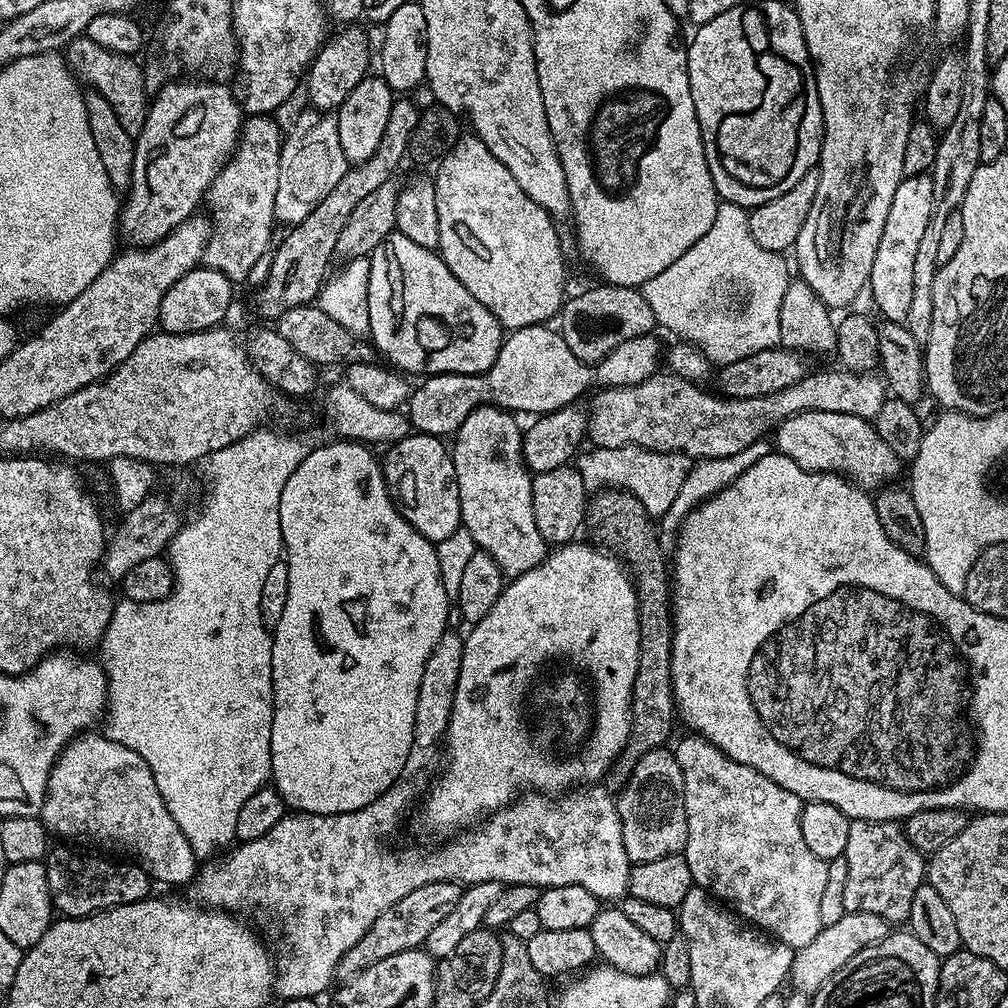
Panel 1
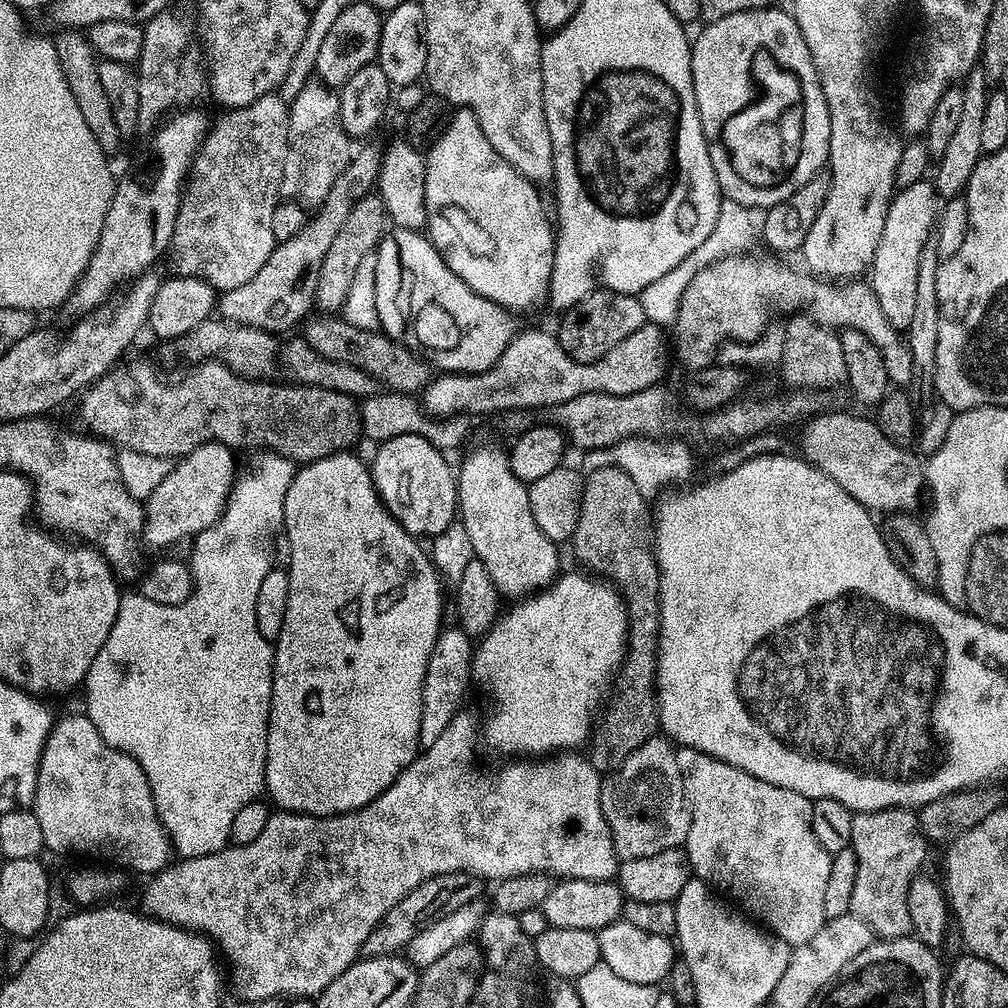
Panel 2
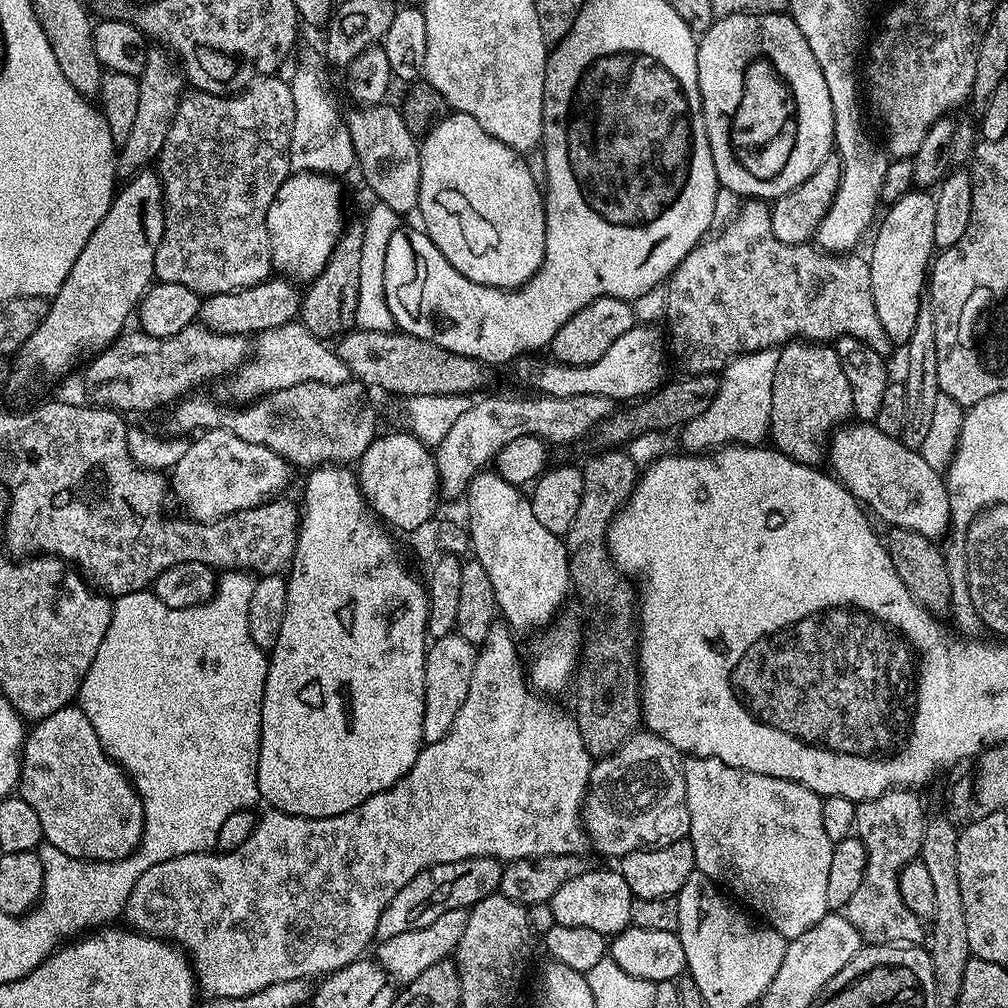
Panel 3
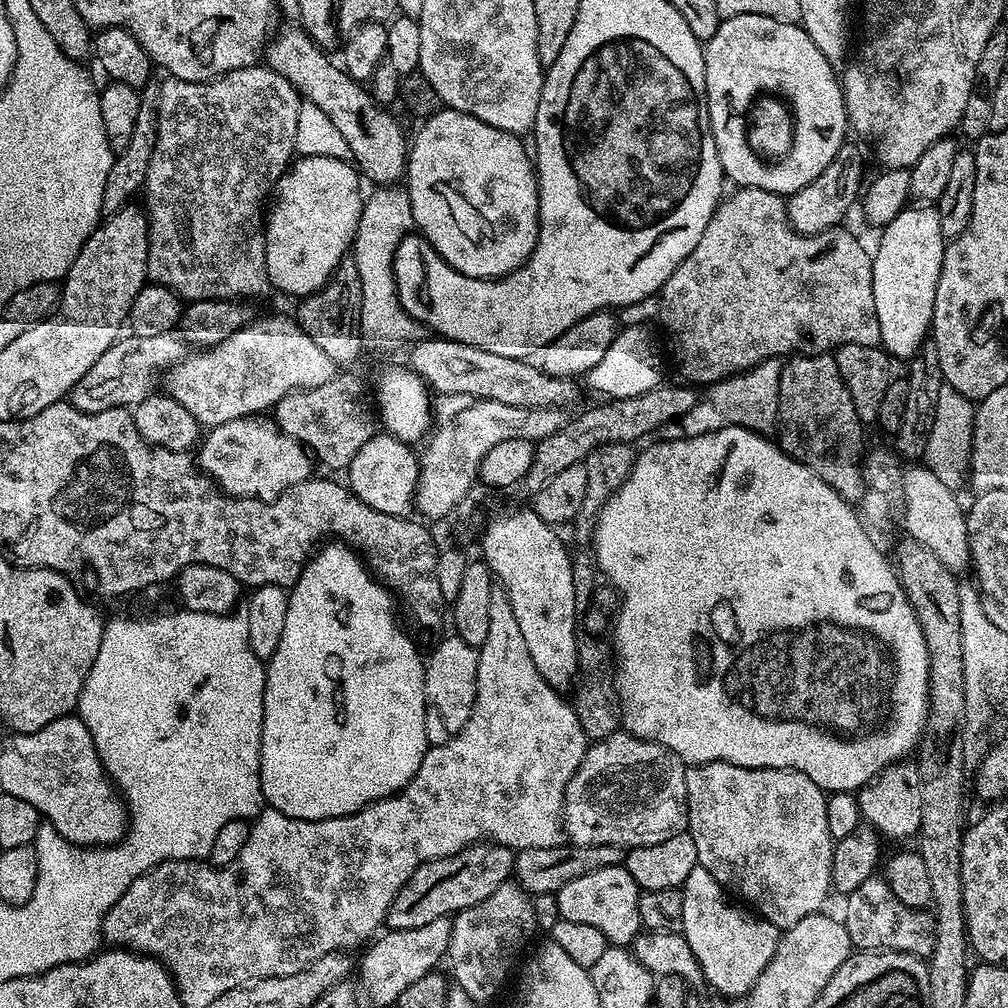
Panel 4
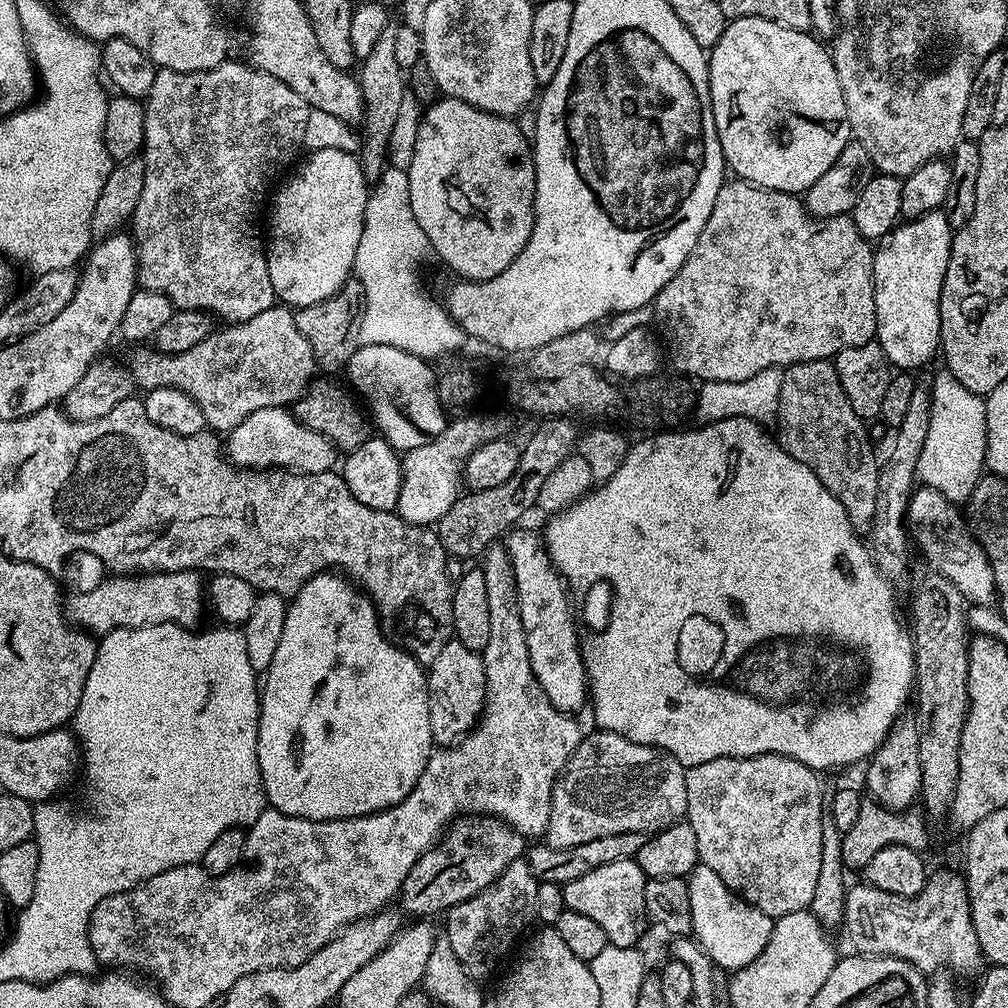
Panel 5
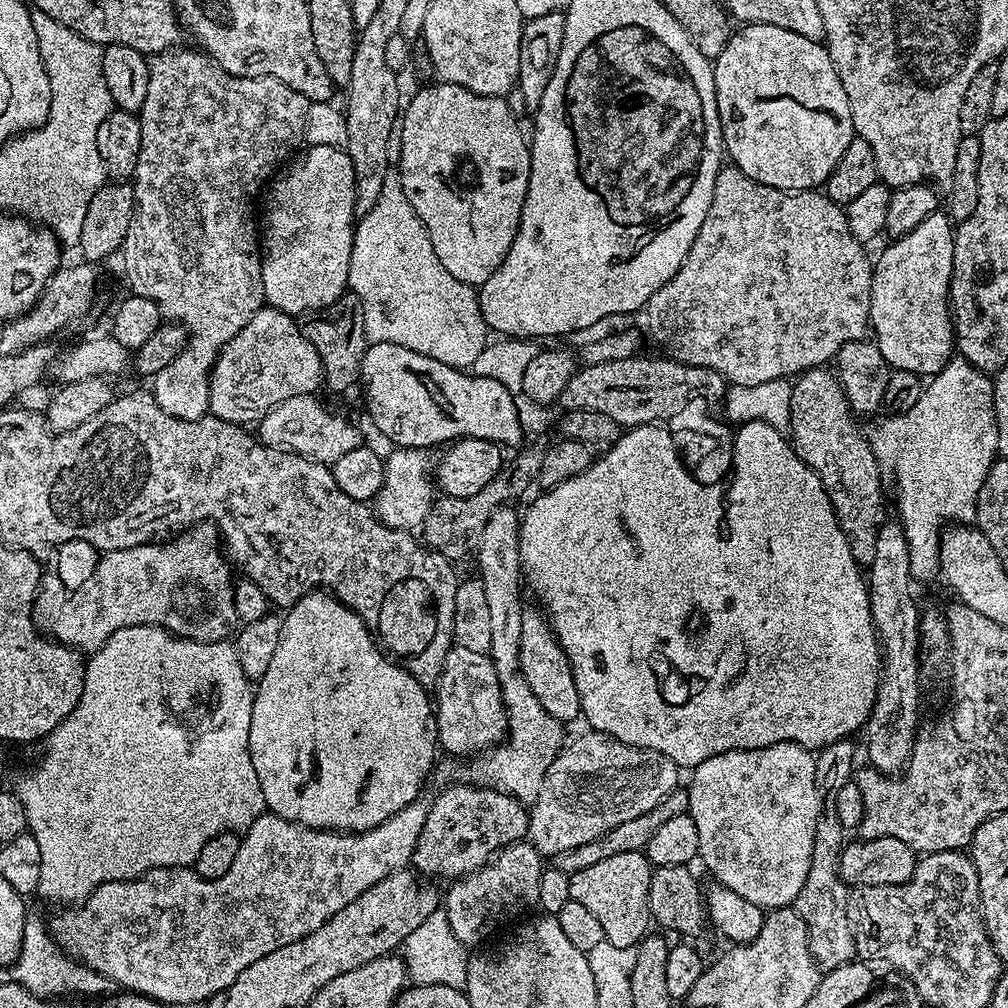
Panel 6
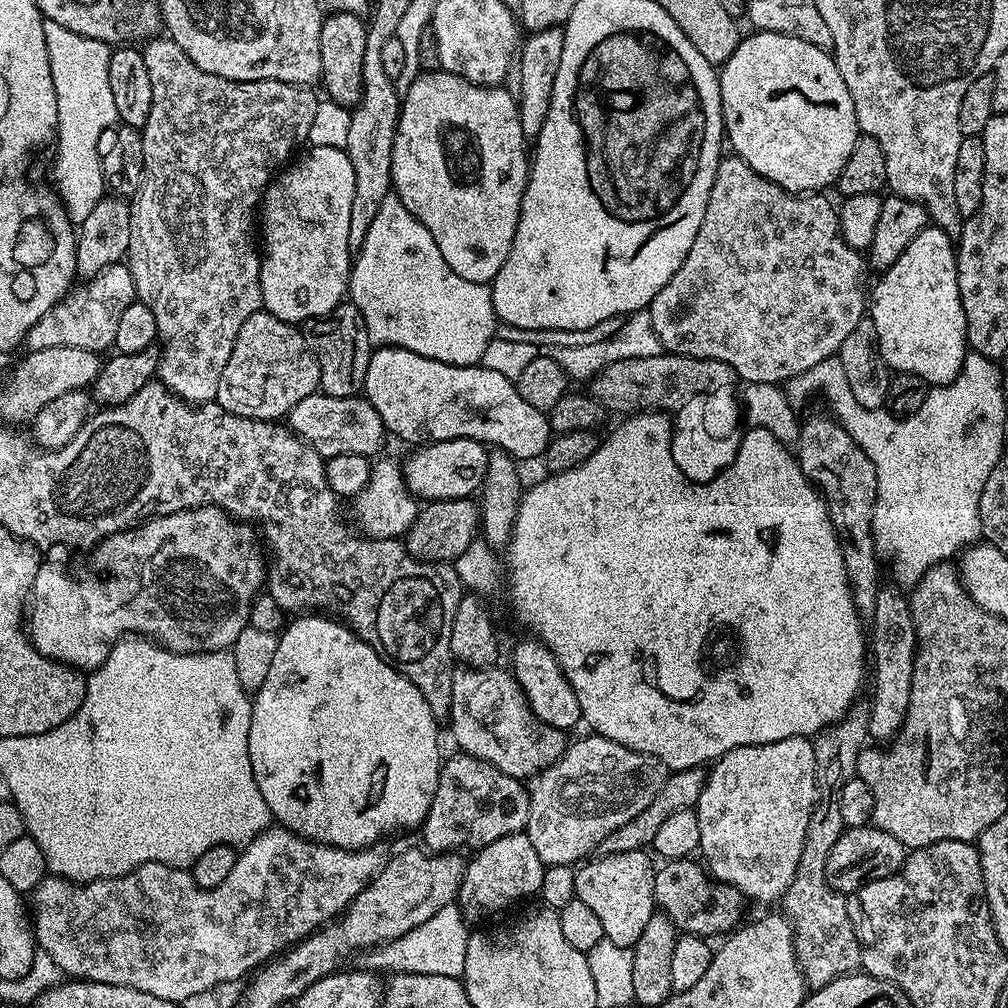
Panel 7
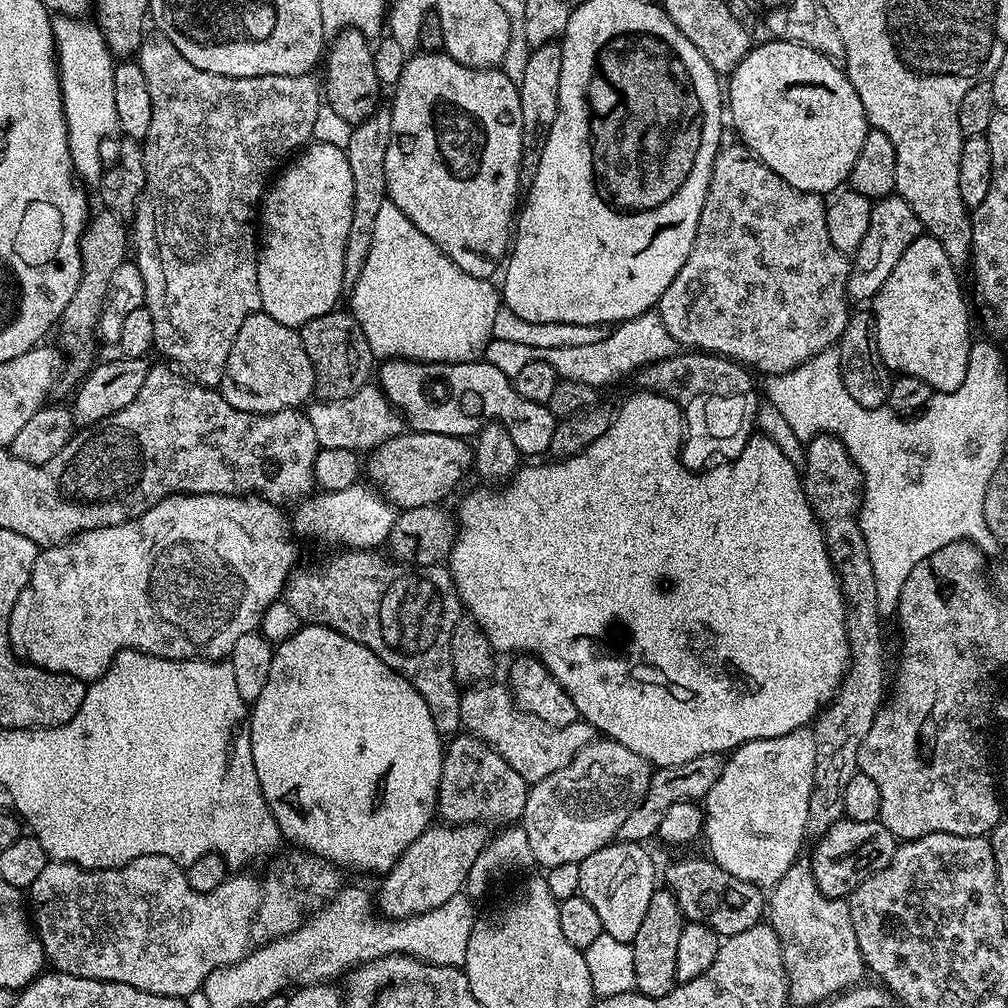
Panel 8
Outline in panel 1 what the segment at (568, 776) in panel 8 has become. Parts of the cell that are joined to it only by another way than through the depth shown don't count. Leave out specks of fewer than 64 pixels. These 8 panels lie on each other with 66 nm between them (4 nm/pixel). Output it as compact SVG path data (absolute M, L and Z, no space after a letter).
M667 747L655 748L650 750L631 770L627 773L628 781L624 784L624 789L621 790L620 796L615 797L616 810L618 818L622 822L622 842L626 842L626 854L633 864L641 864L642 862L654 862L654 858L666 858L683 853L686 846L686 838L688 837L688 823L686 822L686 806L684 805L684 779L682 778L682 770L678 766L675 755Z

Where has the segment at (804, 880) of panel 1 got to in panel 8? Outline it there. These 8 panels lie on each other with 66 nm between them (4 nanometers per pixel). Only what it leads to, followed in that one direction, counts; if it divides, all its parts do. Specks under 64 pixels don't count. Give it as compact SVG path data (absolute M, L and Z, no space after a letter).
M811 727L798 728L790 734L782 734L778 738L762 738L754 742L746 742L735 749L725 759L724 769L722 770L722 778L718 778L718 782L714 782L714 790L710 790L710 794L704 797L702 807L704 810L704 830L703 839L708 839L707 855L718 866L722 866L722 870L726 870L730 874L734 874L738 878L742 878L751 884L757 884L761 890L771 890L776 887L776 883L782 878L782 874L786 874L786 870L790 870L790 866L801 855L800 847L806 841L806 818L810 810L810 798L812 797L812 787L814 786L814 734Z

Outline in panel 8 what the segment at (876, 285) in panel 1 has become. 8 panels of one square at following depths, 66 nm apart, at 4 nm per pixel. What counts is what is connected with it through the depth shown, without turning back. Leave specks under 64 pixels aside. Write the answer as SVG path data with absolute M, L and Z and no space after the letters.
M921 234L906 246L906 254L898 258L898 266L890 270L890 278L882 282L882 290L874 297L876 337L882 362L893 373L922 378L922 382L939 392L962 386L974 339L974 333L968 329L968 304L956 276L958 270L946 258L942 242Z

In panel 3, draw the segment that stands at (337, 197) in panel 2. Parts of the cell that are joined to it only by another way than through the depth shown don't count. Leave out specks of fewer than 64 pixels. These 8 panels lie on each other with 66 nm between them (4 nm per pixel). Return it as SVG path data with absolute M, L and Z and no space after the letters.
M269 278L258 286L203 297L200 301L198 320L205 328L218 334L252 338L266 330L293 323L300 315L301 299L301 289L293 281L287 278Z

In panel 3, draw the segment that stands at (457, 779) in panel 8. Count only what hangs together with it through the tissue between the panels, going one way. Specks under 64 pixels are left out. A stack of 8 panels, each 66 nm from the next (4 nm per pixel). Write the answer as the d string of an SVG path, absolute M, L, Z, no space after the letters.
M479 856L422 870L414 879L406 882L406 886L402 886L402 890L390 898L390 906L382 910L382 918L378 918L376 940L383 942L398 938L398 934L406 934L410 930L422 930L422 926L430 926L430 922L446 914L446 910L467 910L473 904L482 902L482 898L493 895L499 889L503 869L501 861Z

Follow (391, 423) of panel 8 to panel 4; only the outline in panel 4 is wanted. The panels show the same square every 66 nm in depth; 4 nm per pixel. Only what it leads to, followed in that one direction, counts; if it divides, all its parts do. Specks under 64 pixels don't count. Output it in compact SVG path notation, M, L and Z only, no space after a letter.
M259 415L244 416L234 422L222 422L216 428L207 429L198 444L198 467L219 491L226 496L250 496L253 500L276 500L286 490L298 486L313 475L313 457L304 445L299 444L276 427L271 419Z

